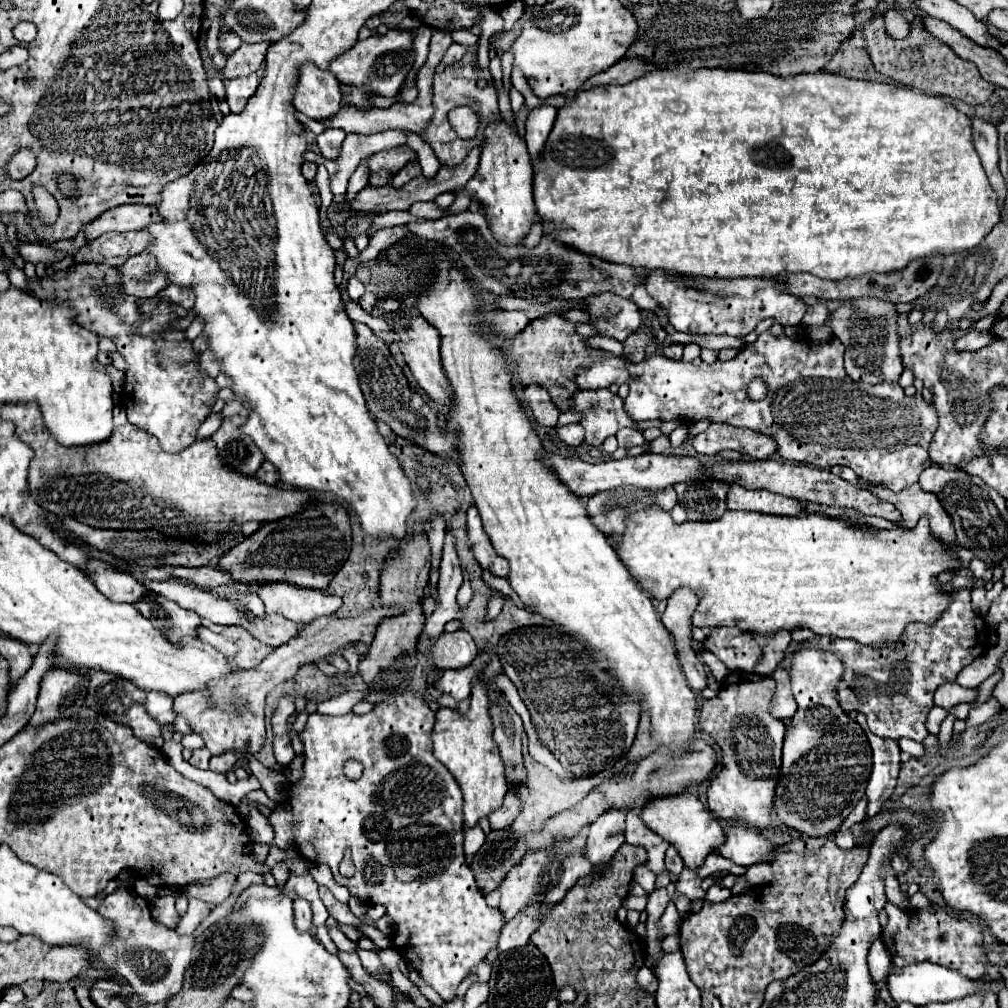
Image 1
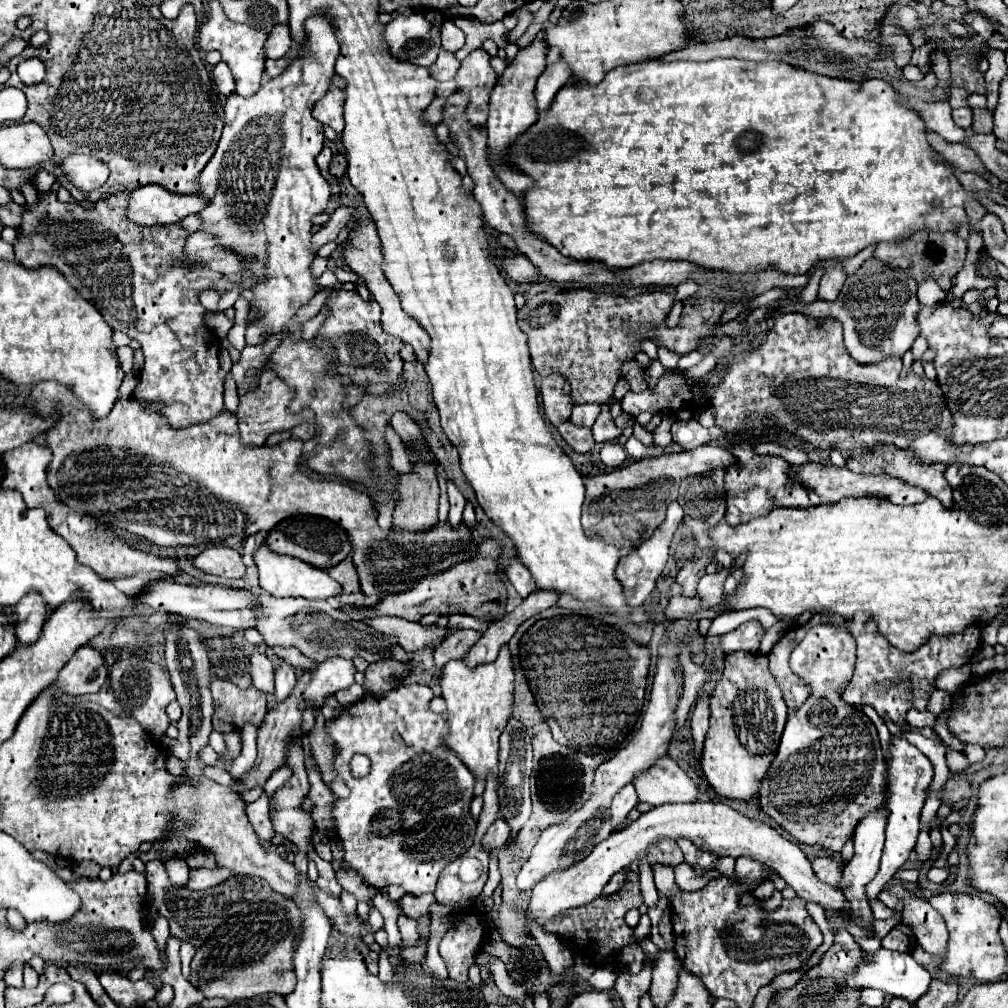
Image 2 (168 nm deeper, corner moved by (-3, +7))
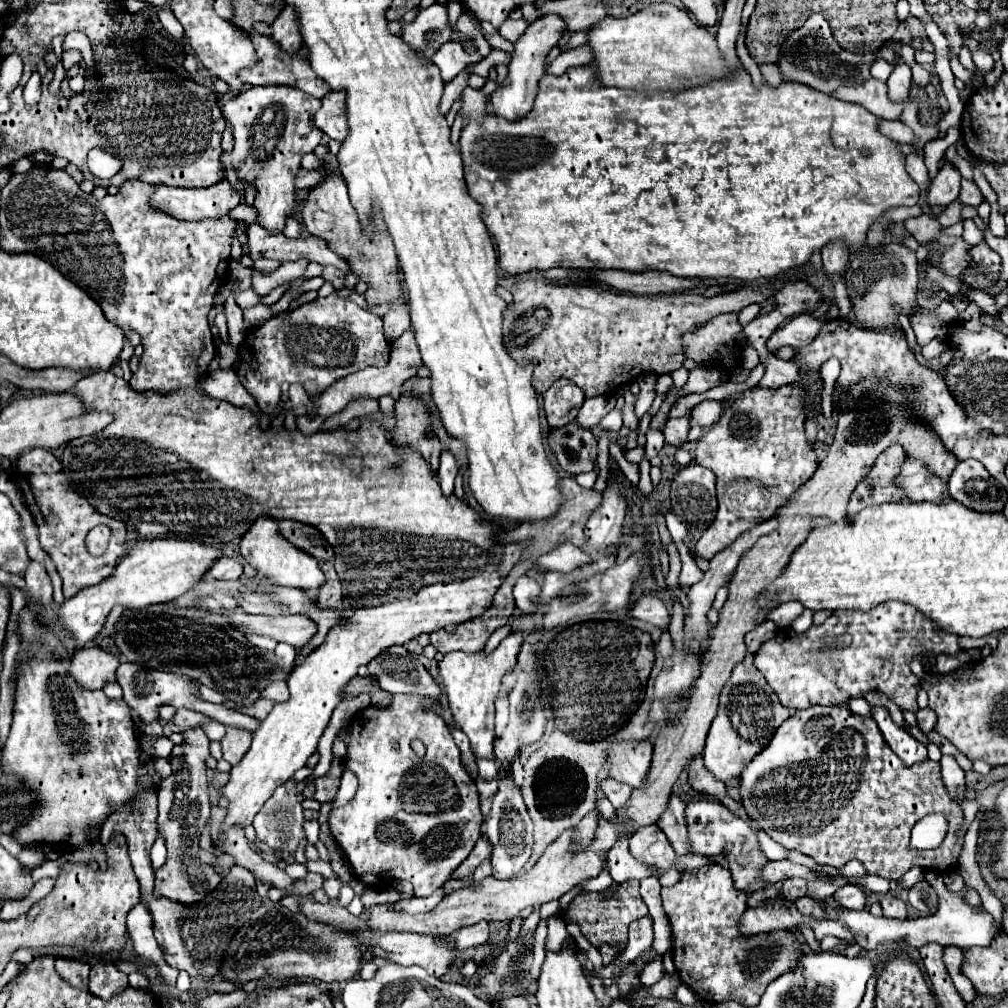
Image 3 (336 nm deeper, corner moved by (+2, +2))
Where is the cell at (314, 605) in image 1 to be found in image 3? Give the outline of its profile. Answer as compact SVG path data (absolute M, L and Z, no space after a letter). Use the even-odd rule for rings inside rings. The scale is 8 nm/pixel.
M261 517L261 521L255 521L249 527L249 531L241 537L241 555L275 585L297 587L303 591L319 591L325 583L325 575L319 569L317 559L301 553L299 549L293 549L293 545L289 545L289 541L281 537L279 523L273 521L273 517Z

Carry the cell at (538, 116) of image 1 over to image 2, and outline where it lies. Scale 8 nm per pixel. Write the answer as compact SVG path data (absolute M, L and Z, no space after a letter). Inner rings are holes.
M560 60L542 72L542 76L538 78L538 84L536 84L536 92L534 92L538 112L546 112L550 108L556 92L566 84L568 78L570 78L570 68L566 64L562 64Z

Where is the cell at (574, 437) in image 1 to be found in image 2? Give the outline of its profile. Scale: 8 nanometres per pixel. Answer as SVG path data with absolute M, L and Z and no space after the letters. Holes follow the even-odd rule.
M580 404L580 406L574 406L570 422L590 428L596 422L598 414L600 414L600 406L598 404Z

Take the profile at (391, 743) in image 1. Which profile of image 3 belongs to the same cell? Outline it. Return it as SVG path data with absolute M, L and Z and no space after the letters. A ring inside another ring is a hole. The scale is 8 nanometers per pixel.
M395 695L389 707L367 707L359 711L359 717L351 723L351 743L347 747L345 767L349 767L357 779L357 795L343 807L329 813L331 835L349 859L353 873L367 885L385 885L393 879L411 881L417 897L427 897L439 889L451 873L465 861L473 845L481 837L481 811L479 793L475 781L465 771L459 747L445 721L429 711L421 709L421 695ZM411 739L421 739L427 747L423 757L417 757L411 749Z

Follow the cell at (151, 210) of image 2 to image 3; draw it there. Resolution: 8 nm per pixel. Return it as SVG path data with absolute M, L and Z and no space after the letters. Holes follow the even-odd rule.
M221 179L217 185L205 189L179 189L159 185L153 191L151 203L177 219L187 221L201 221L207 217L219 219L241 203L241 191L231 187L227 179Z

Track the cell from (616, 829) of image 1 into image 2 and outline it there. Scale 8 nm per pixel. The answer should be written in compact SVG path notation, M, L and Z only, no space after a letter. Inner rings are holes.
M628 784L626 788L622 788L622 792L618 792L612 800L610 806L610 824L612 824L612 832L618 830L618 826L626 826L628 824L628 812L638 804L636 798L636 790L632 784Z

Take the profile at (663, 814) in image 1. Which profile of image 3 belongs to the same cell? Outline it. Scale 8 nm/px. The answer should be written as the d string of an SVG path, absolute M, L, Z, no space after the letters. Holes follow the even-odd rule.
M647 739L611 745L607 749L609 777L613 777L619 783L627 783L631 787L639 787L647 777L651 765L651 753L653 745Z

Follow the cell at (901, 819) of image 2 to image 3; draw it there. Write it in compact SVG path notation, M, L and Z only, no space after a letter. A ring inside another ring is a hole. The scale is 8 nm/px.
M871 707L871 715L877 721L887 745L899 755L905 765L913 765L917 761L927 759L927 747L919 743L909 731L893 723L887 707Z

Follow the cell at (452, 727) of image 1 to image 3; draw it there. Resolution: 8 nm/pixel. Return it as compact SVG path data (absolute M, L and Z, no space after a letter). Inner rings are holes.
M511 633L505 637L499 647L491 653L461 653L451 651L439 661L439 673L443 679L443 689L449 699L449 709L455 721L461 725L461 731L469 737L475 757L493 759L493 739L495 739L495 699L499 695L501 679L517 663L517 653L523 643L523 633Z

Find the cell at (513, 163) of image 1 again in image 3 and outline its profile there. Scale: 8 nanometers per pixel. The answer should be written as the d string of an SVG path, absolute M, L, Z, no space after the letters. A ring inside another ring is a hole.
M545 15L539 17L537 21L533 21L527 31L517 39L515 43L515 53L513 59L509 63L509 85L499 87L493 95L491 95L491 111L499 117L505 117L509 121L521 119L529 113L529 109L533 107L535 95L537 95L537 83L541 79L541 75L545 73L545 57L549 55L549 51L553 47L557 47L561 35L567 31L567 23L563 21L563 17L559 15Z

